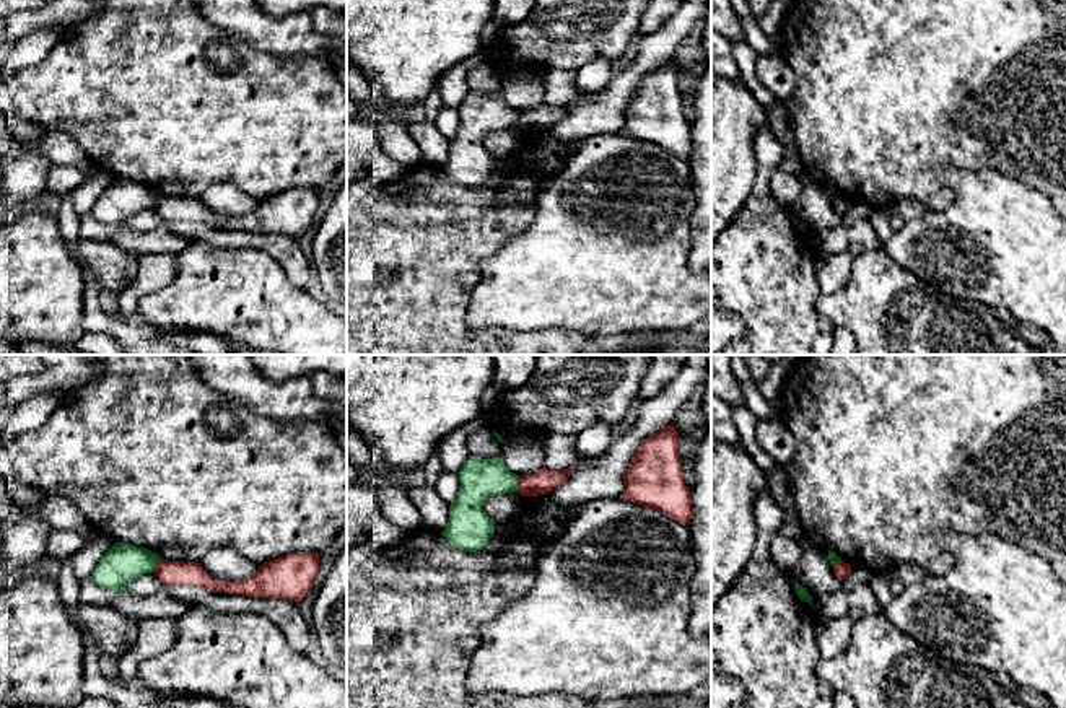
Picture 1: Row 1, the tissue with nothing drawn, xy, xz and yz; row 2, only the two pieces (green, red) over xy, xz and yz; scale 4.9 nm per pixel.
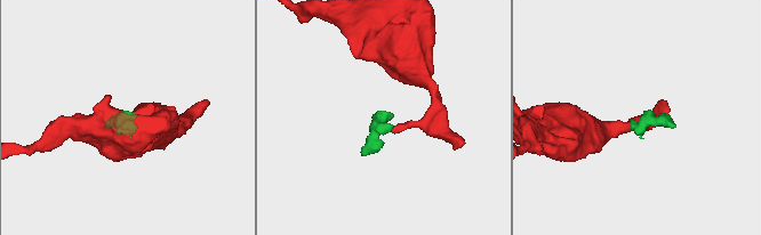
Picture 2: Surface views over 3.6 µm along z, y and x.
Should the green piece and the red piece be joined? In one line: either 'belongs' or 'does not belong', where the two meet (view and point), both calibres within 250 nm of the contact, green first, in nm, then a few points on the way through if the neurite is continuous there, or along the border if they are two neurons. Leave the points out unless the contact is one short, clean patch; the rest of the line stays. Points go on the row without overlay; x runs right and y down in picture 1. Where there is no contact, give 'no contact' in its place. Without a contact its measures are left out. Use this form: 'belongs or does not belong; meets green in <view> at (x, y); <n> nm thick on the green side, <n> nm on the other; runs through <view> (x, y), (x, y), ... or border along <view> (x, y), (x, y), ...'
does not belong; meets green in xz at (518, 118); 200 nm thick on the green side, 120 nm on the other; border along xz (521, 113), (516, 126)

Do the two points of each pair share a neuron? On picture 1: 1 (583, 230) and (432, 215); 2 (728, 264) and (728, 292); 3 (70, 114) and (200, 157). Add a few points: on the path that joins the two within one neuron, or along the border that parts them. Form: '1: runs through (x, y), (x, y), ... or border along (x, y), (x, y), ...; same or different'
1: border along (534, 201), (534, 217), (497, 248); different
2: runs through (728, 270), (728, 285); same
3: runs through (103, 114), (160, 116), (168, 124); same

